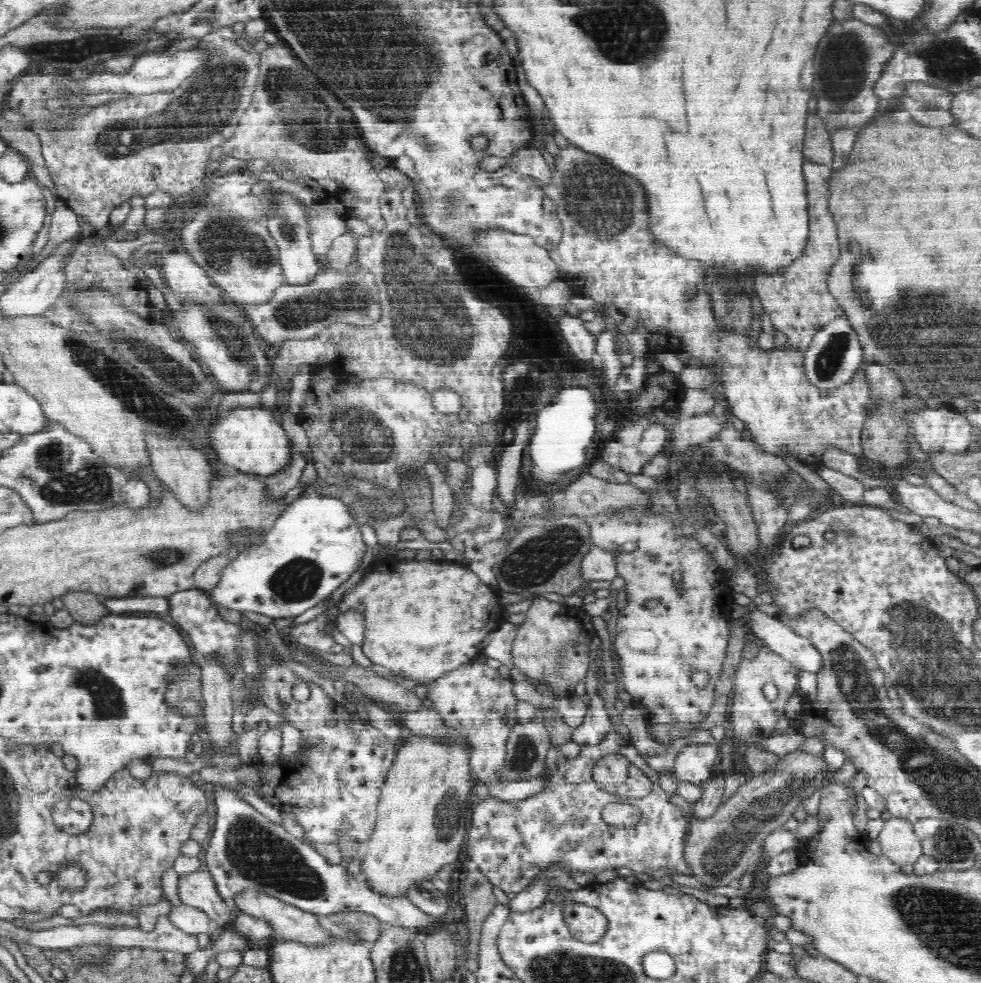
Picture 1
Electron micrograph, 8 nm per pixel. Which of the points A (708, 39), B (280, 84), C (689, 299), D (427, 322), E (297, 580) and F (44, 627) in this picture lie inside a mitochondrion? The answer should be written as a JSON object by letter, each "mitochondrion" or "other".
{"A":"other","B":"mitochondrion","C":"mitochondrion","D":"mitochondrion","E":"mitochondrion","F":"other"}

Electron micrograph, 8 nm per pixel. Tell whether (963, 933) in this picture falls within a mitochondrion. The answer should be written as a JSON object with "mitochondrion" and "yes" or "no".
{"mitochondrion":"yes"}

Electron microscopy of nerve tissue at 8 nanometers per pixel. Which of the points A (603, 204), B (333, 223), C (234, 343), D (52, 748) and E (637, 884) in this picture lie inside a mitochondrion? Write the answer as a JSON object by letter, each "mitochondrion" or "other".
{"A":"mitochondrion","B":"other","C":"mitochondrion","D":"other","E":"other"}

